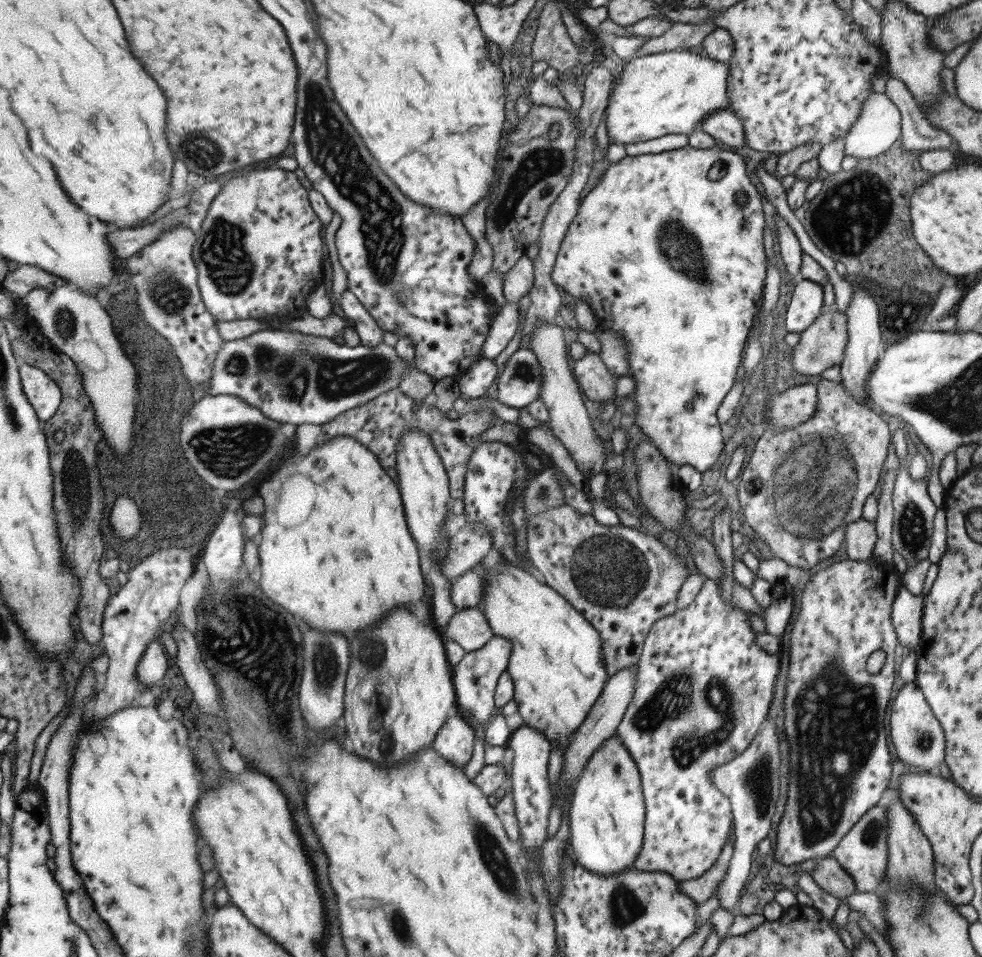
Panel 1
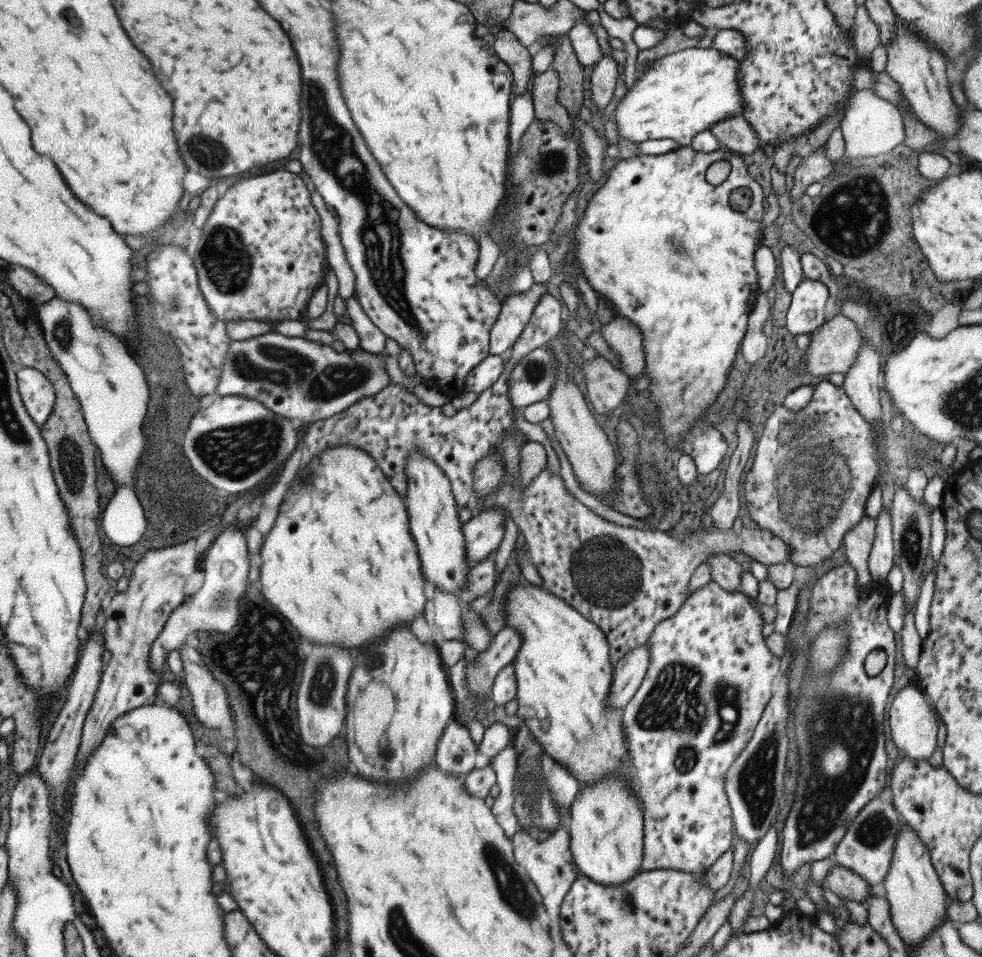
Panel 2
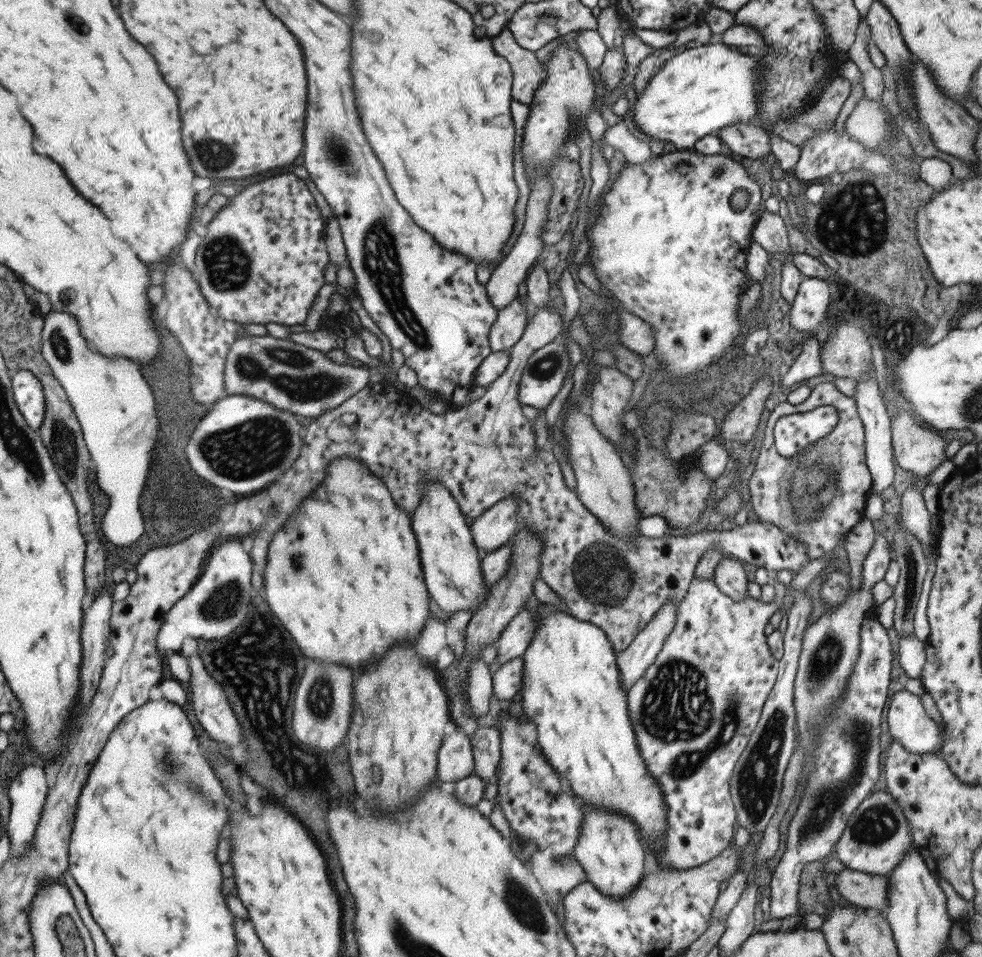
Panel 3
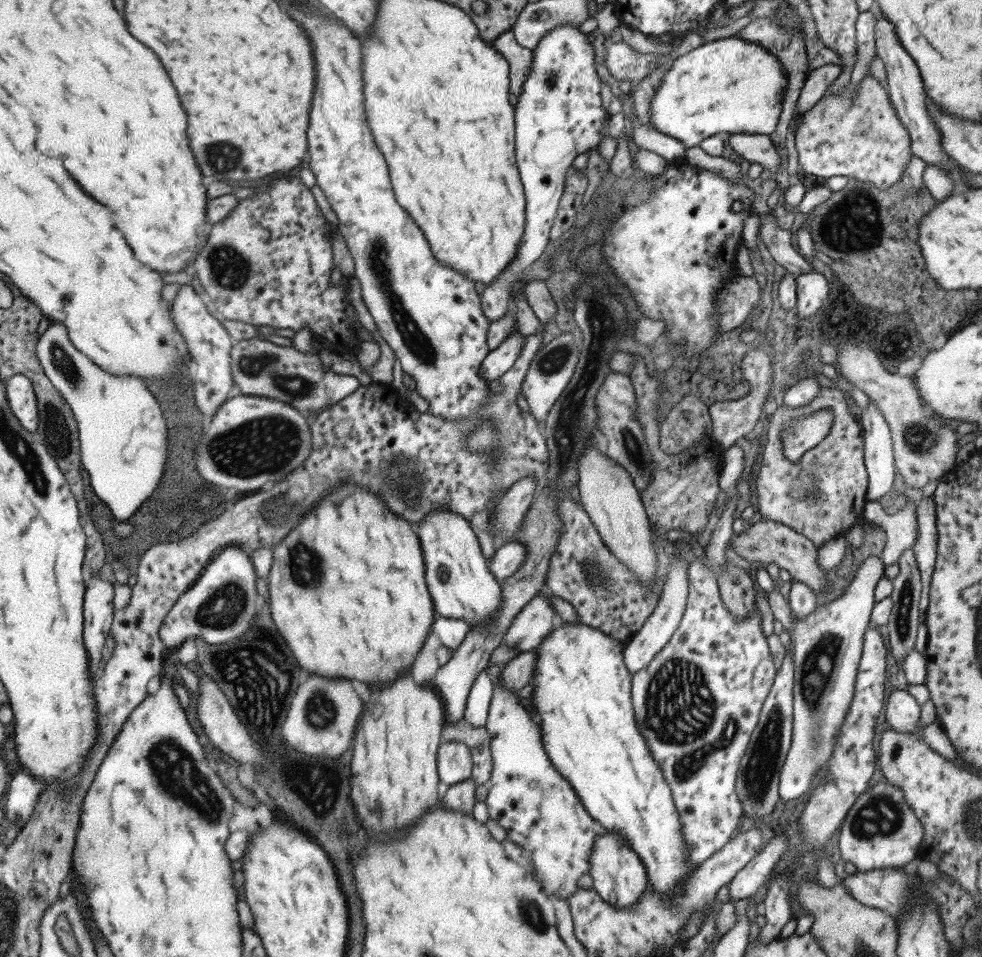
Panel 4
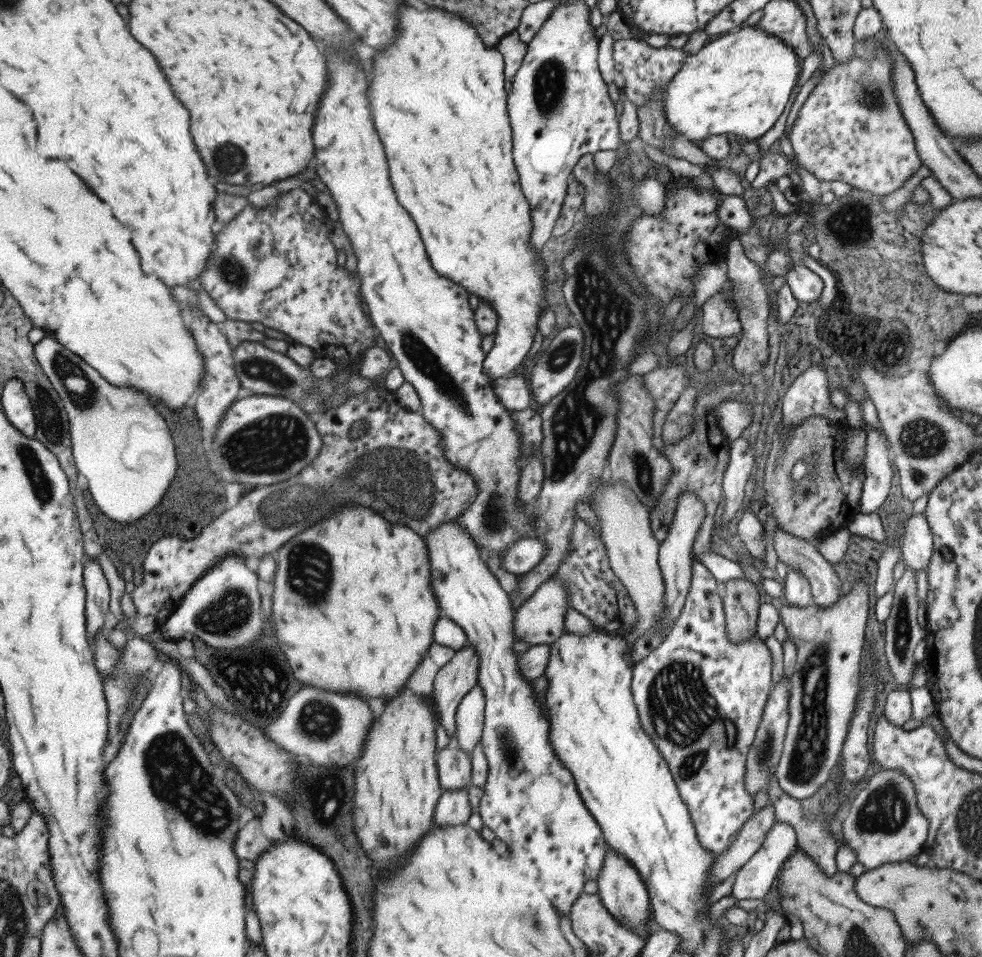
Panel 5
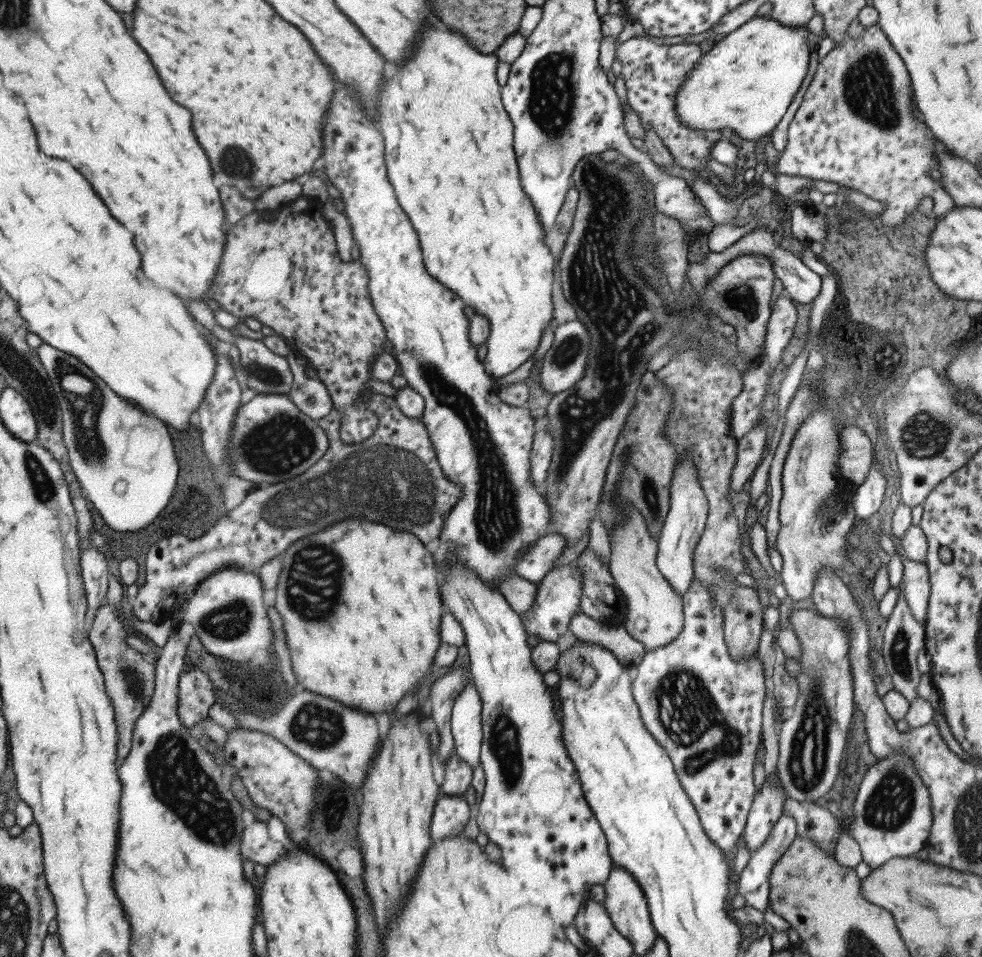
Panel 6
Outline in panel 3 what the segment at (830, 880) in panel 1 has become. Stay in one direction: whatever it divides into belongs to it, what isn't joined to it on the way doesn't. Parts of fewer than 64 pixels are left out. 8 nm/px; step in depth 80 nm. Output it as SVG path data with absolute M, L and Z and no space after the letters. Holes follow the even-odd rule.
M845 868L836 872L834 884L844 900L881 912L887 904L887 877L888 875L867 874Z

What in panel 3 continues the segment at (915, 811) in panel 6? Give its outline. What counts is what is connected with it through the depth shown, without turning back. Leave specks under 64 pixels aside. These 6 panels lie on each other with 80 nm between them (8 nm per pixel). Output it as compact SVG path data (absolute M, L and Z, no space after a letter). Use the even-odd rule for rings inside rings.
M886 790L873 791L866 796L845 823L839 840L834 844L834 851L835 858L847 869L888 875L906 850L913 847L907 819Z

